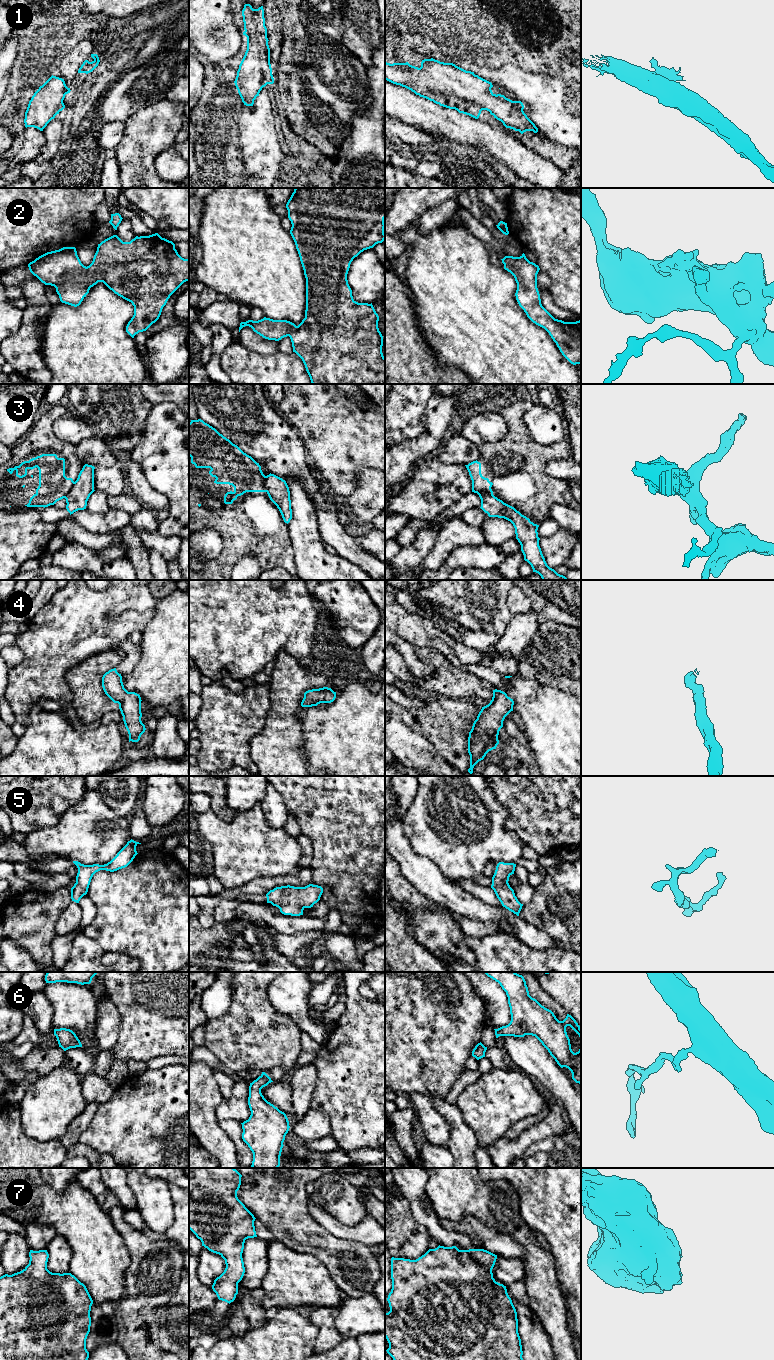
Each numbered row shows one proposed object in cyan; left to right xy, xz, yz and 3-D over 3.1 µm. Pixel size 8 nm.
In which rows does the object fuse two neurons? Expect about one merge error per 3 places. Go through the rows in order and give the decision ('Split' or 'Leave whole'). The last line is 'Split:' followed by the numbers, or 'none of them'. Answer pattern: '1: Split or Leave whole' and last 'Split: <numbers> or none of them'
1: Leave whole
2: Leave whole
3: Split
4: Leave whole
5: Leave whole
6: Leave whole
7: Leave whole
Split: 3

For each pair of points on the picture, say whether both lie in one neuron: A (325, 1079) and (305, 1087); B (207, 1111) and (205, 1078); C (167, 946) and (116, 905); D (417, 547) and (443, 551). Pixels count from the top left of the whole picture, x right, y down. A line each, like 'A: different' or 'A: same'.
A: different
B: same
C: same
D: different

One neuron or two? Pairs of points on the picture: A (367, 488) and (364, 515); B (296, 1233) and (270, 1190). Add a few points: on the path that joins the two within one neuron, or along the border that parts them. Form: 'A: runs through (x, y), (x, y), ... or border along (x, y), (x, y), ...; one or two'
A: runs through (367, 495), (360, 504), (363, 508); one
B: runs through (290, 1222), (280, 1201); one

